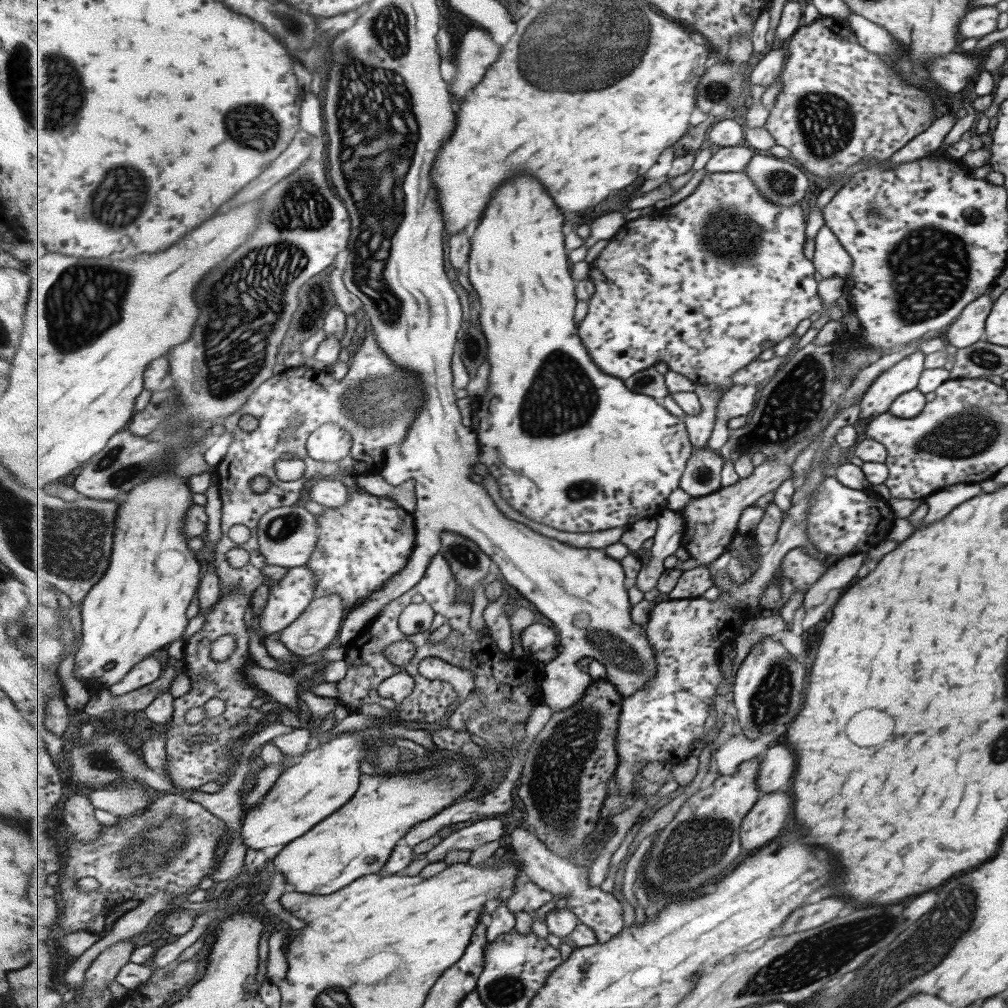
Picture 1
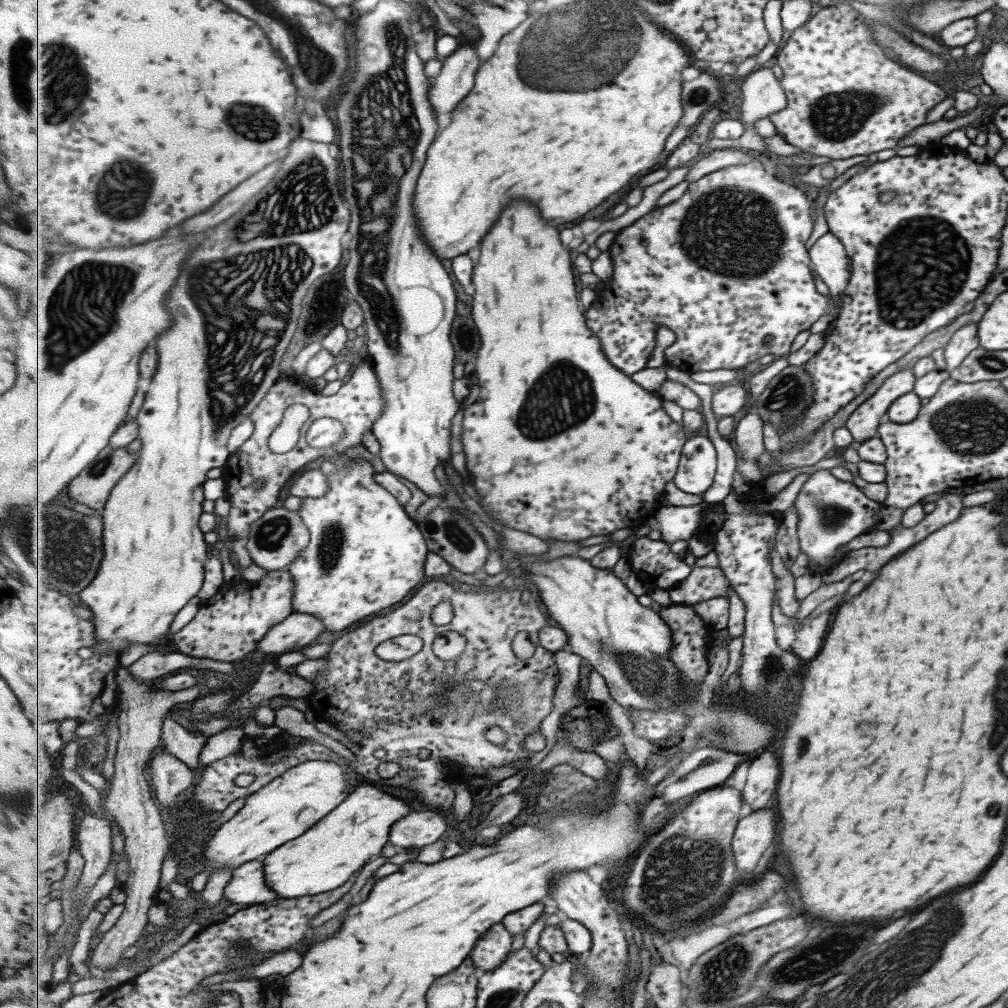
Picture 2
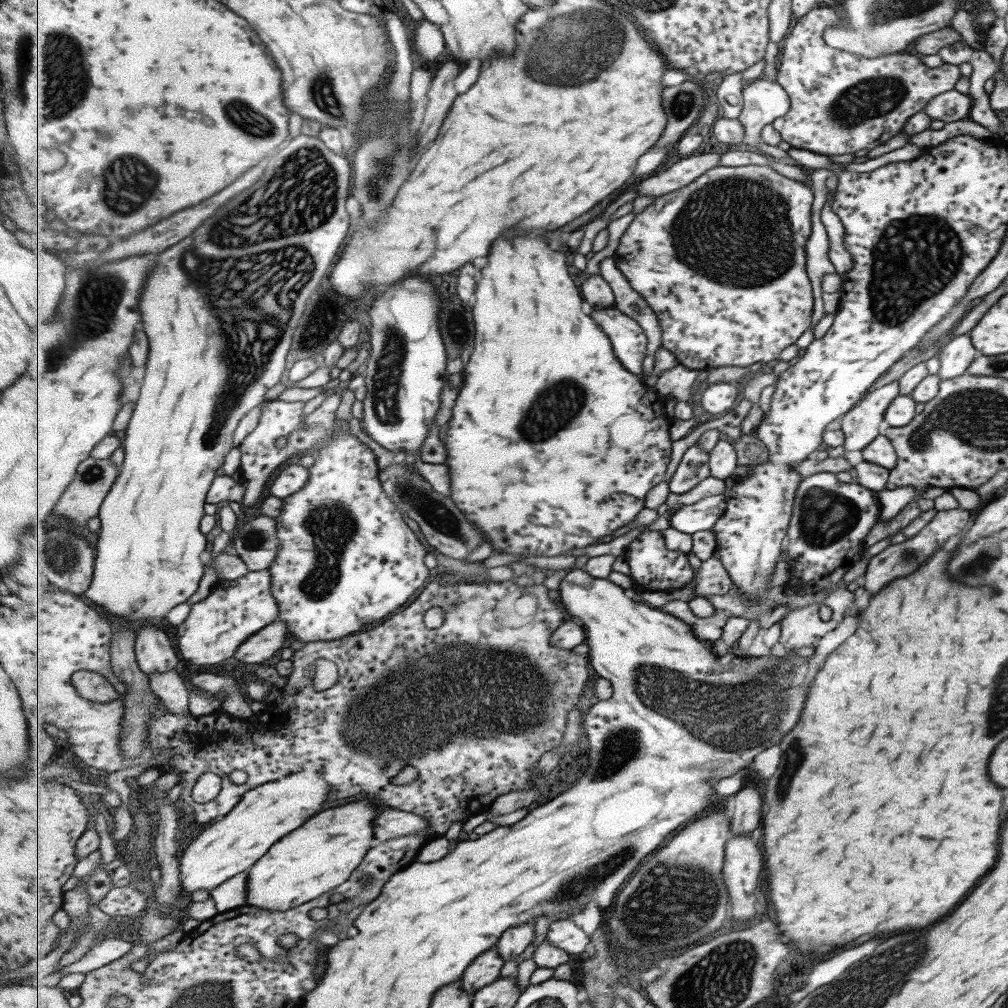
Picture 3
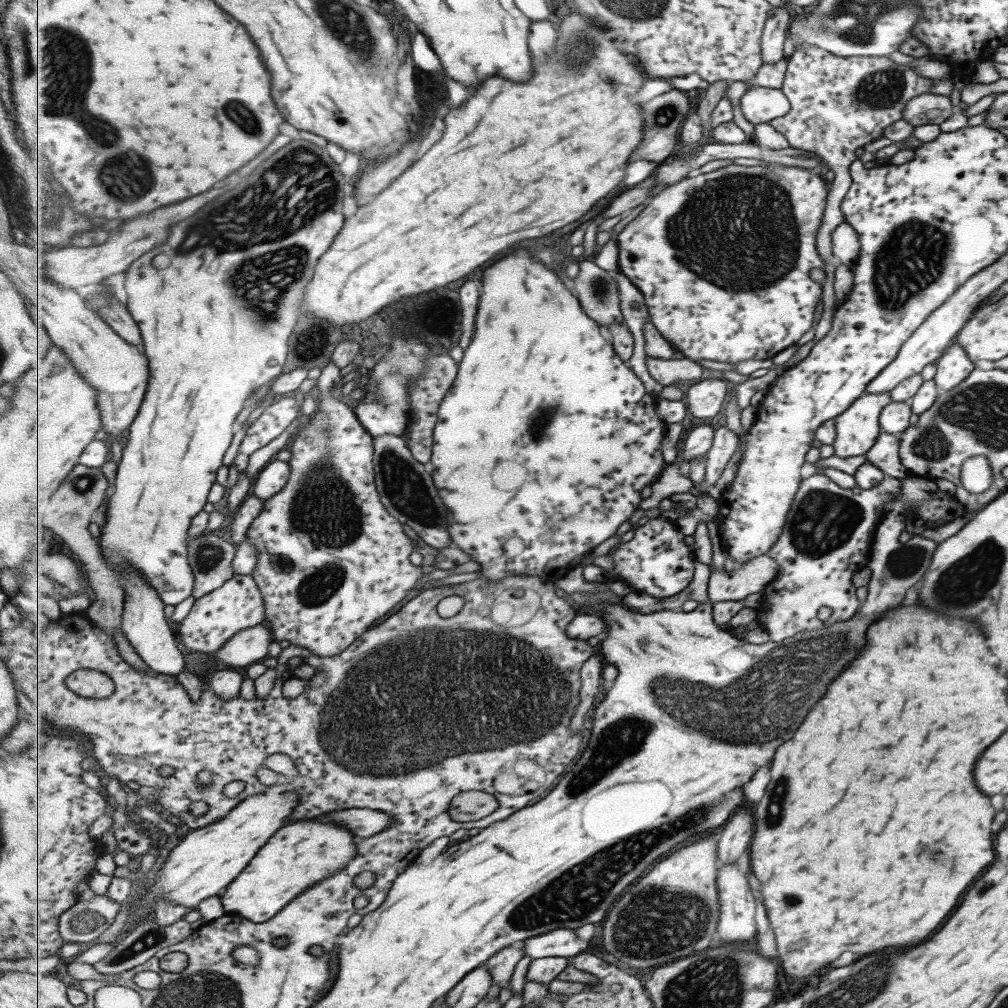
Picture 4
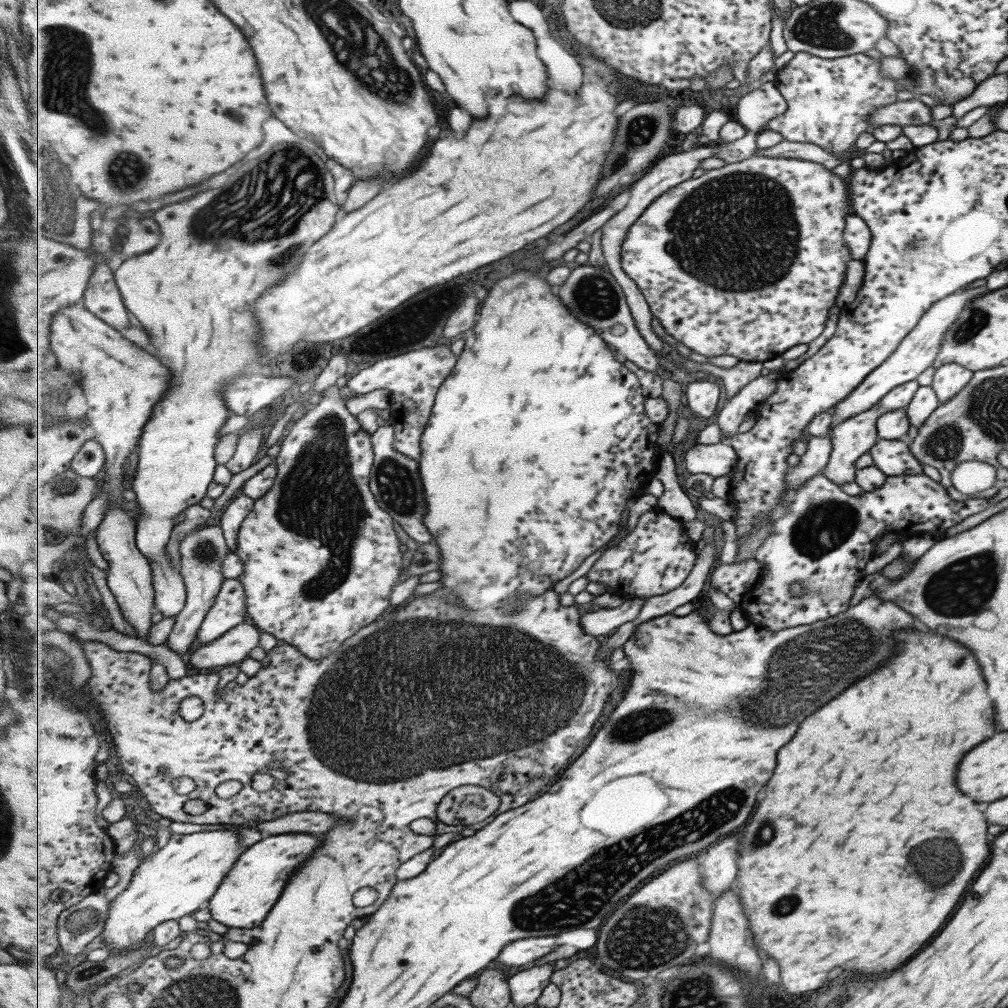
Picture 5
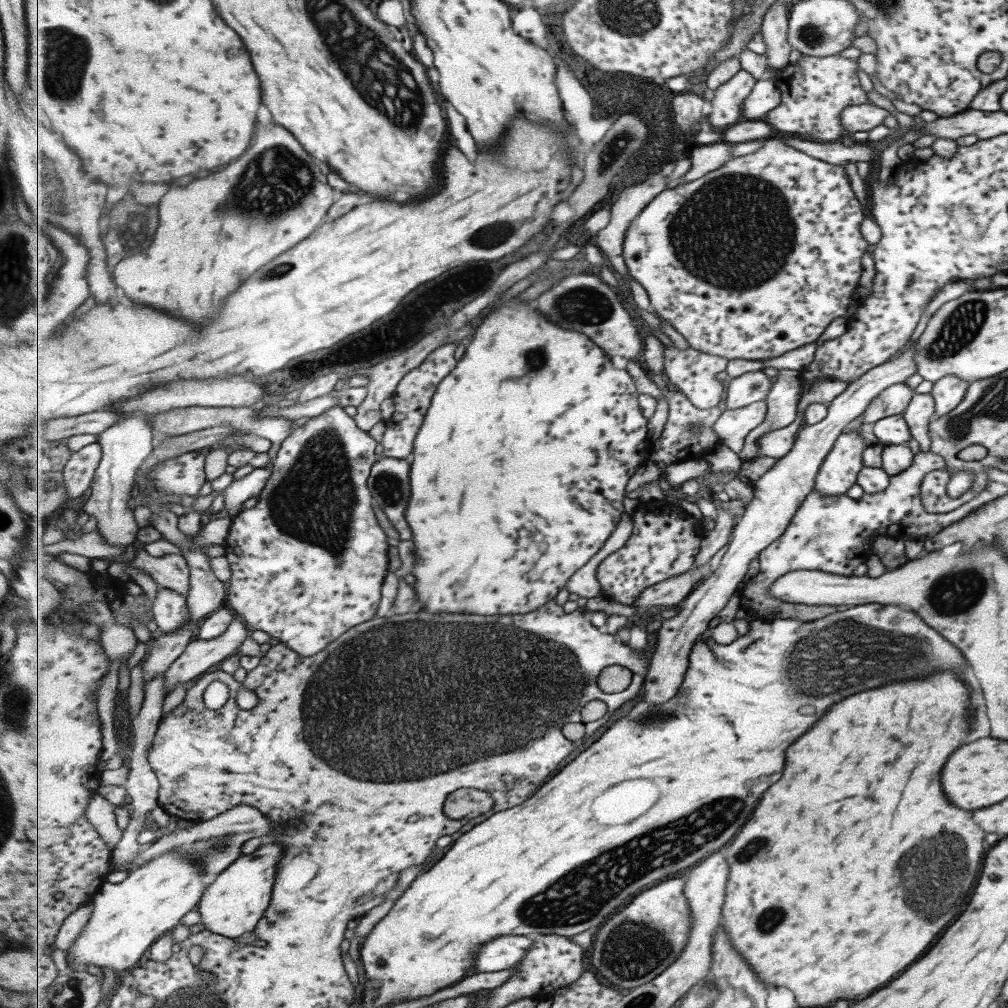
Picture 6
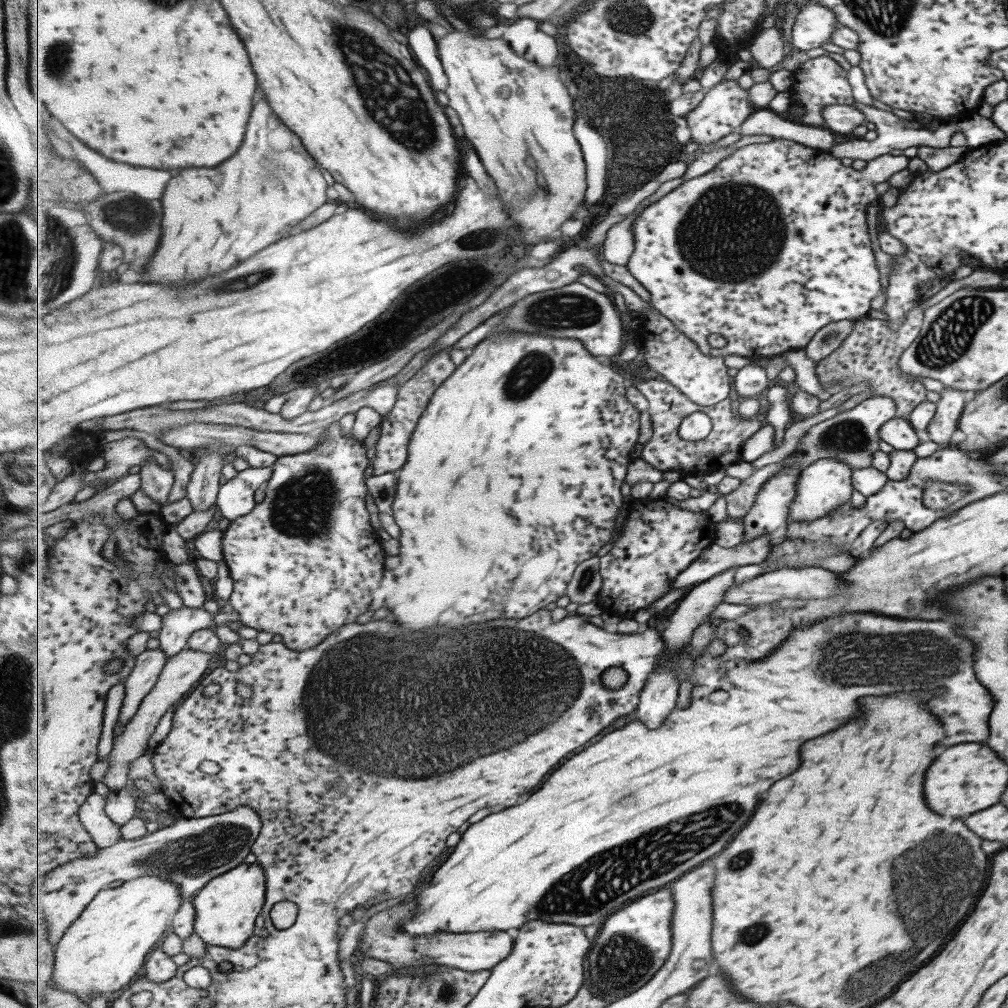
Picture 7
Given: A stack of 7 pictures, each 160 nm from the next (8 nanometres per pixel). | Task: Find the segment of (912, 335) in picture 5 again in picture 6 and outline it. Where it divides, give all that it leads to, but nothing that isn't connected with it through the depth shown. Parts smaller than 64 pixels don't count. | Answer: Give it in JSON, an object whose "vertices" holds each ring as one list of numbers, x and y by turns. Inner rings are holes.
{"vertices":[[914,343,908,345,894,360,888,360,879,366,870,368,858,379,846,386,842,393,832,398,826,404,826,415,821,422,811,426,803,425,795,435,794,449,778,459,766,471,753,487,754,498,746,508,745,515,740,518,734,527,733,538,728,545,728,551,721,559,718,568,705,579,681,603,678,613,669,620,663,621,659,630,656,652,652,656,643,699,658,705,676,697,685,672,689,670,691,652,701,634,707,629,712,629,717,622,717,614,727,606,731,596,739,594,739,584,743,583,751,562,757,559,767,548,770,548,790,527,794,520,795,512,802,504,802,500,815,488,815,478,824,459,832,450,841,430,866,410,871,400,884,388,892,384,907,383,911,374,916,372,914,361]]}

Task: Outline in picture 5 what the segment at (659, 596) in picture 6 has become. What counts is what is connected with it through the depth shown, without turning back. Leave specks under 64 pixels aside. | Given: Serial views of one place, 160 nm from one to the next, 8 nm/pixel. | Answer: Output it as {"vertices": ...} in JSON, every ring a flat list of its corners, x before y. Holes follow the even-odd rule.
{"vertices":[[646,598,629,599,619,608,605,608,582,615,582,627,587,634,593,636,610,636,619,626,631,622,641,612]]}

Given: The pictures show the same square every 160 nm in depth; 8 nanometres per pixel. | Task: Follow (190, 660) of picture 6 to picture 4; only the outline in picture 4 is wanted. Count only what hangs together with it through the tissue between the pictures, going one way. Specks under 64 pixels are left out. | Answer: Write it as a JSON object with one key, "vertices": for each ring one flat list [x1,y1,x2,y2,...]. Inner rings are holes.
{"vertices":[[258,624,243,632,238,632,214,654,216,660,230,667,243,667,260,663,269,657,269,646,275,640,274,633,266,624]]}

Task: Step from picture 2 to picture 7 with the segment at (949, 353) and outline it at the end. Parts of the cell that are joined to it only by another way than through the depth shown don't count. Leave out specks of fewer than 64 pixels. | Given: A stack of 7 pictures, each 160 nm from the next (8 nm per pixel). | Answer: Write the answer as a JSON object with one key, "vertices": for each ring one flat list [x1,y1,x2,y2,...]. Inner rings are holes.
{"vertices":[[950,386,943,387,935,412,926,426,929,440,935,442,939,448,950,448,949,436,955,432,963,407,963,391]]}

